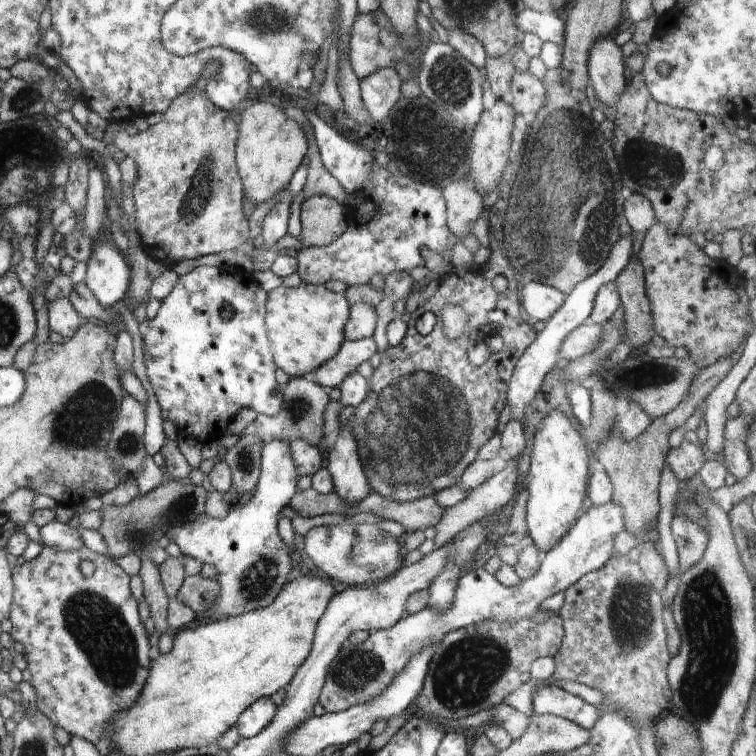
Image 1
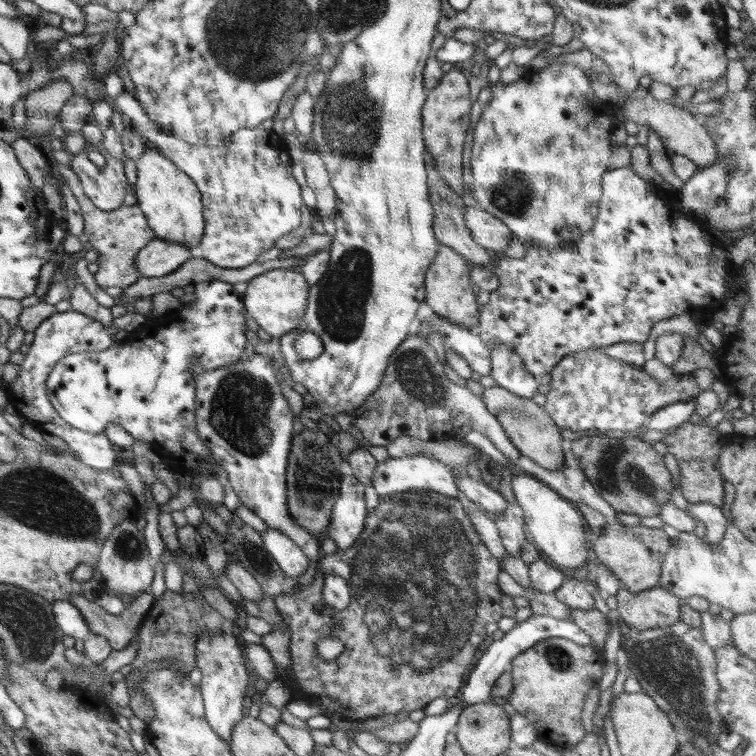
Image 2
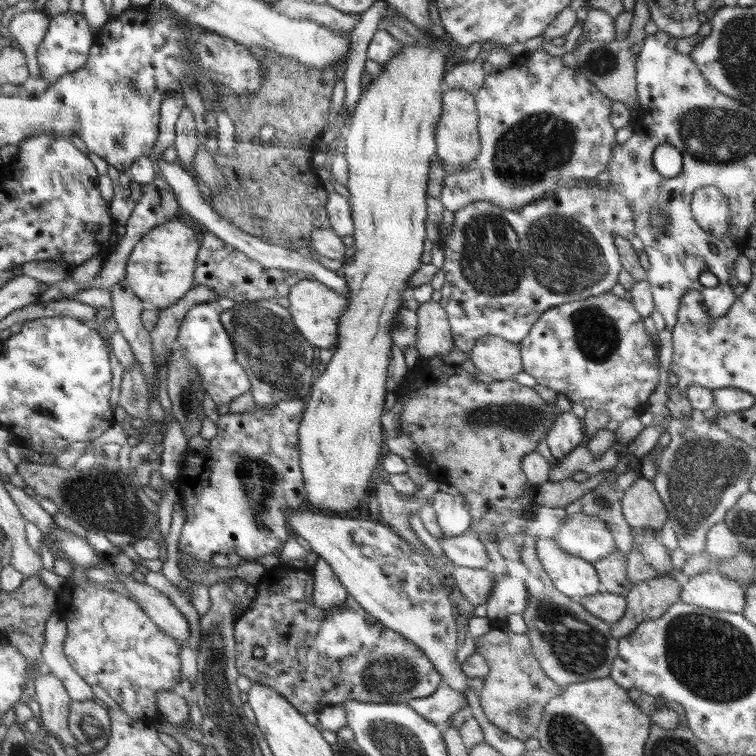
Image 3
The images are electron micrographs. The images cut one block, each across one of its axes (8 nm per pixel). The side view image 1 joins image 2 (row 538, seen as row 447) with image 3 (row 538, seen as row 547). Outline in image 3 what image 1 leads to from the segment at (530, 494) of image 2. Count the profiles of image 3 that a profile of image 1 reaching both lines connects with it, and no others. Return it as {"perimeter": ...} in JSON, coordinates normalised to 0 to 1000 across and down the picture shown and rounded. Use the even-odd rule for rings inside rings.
{"perimeter":[[[709,710],[709,728],[716,747],[743,786],[766,792],[790,784],[791,755],[782,743],[746,729],[733,712]]]}

